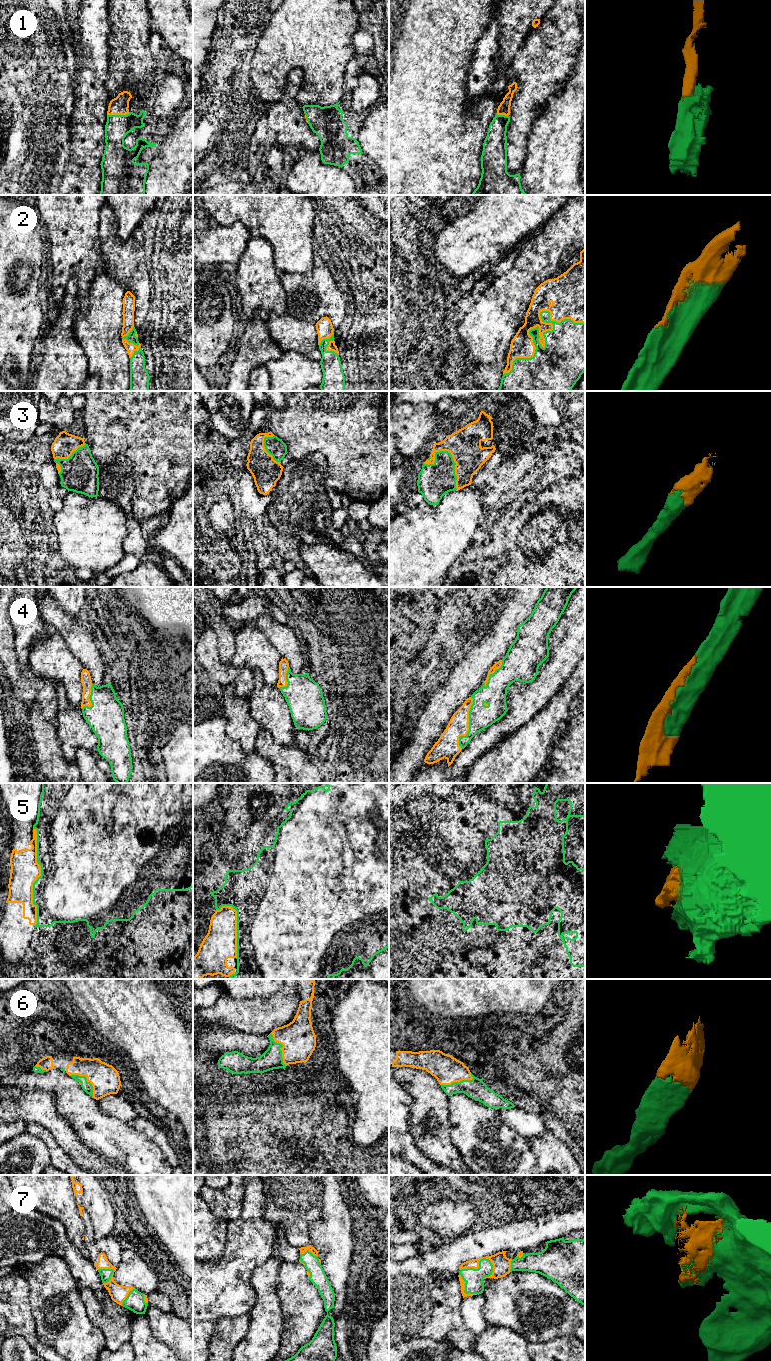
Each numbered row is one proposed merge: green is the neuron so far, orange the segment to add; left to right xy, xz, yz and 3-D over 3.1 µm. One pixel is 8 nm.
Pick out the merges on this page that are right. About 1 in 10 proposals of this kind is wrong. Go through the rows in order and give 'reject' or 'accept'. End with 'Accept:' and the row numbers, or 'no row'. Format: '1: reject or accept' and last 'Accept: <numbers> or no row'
1: accept
2: accept
3: accept
4: accept
5: reject
6: accept
7: accept
Accept: 1, 2, 3, 4, 6, 7

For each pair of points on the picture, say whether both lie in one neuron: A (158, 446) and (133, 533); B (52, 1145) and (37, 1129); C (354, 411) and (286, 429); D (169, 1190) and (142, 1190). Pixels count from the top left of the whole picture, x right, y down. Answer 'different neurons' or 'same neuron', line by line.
A: different neurons
B: same neuron
C: same neuron
D: different neurons

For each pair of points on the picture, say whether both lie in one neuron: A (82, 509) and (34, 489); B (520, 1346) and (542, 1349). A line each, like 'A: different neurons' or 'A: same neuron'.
A: different neurons
B: different neurons

